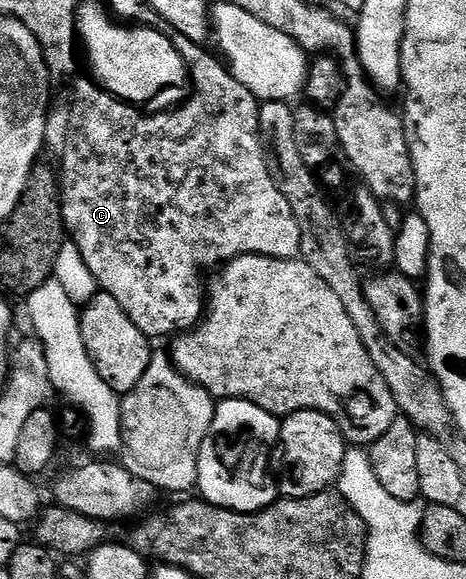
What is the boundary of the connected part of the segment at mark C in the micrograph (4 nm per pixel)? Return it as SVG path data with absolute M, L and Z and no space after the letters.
M185 41L183 45L179 47L179 51L184 61L190 64L191 81L194 86L196 82L197 88L212 102L188 102L185 106L170 111L169 114L148 114L145 118L140 118L139 112L136 111L139 109L135 105L113 98L95 81L80 82L76 86L76 99L72 102L72 111L68 114L68 130L72 135L64 146L62 209L67 237L76 245L78 252L82 252L82 260L86 260L86 268L90 268L97 287L103 293L114 296L114 300L118 300L126 316L130 316L134 325L152 340L179 336L191 330L204 317L206 278L200 275L203 270L215 271L221 264L247 254L257 254L267 258L296 258L300 254L300 229L296 217L270 169L266 146L260 137L260 102L247 89L238 85L222 66L220 68L204 51L205 47L201 43Z

